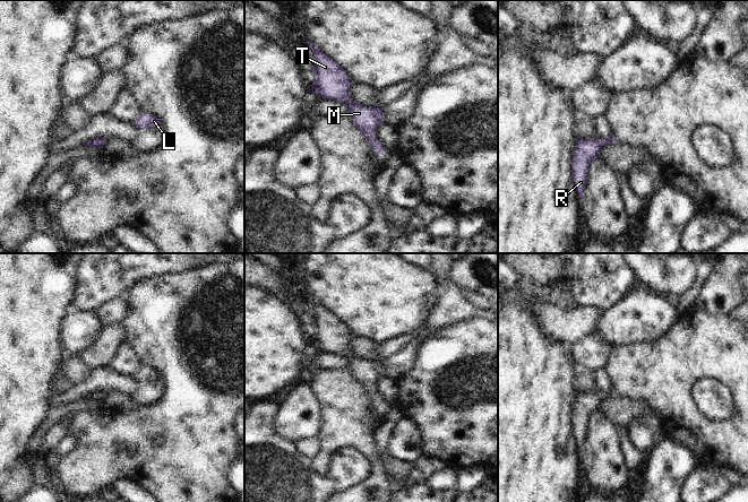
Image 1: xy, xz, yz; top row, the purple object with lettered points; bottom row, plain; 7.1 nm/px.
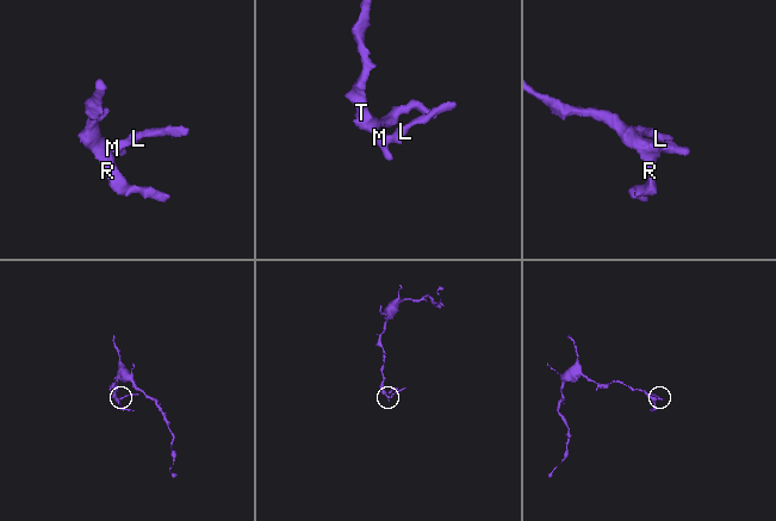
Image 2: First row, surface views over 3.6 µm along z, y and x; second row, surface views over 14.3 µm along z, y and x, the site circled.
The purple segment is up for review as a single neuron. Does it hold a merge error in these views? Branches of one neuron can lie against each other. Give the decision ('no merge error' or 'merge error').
no merge error

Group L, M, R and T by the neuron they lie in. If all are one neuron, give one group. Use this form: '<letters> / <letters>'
L M R T

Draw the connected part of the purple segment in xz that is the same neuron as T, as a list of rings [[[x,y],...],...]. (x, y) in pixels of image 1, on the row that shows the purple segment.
[[[307,41],[313,51],[315,66],[312,73],[315,76],[311,86],[312,93],[316,93],[323,99],[333,99],[349,105],[346,115],[351,118],[355,128],[363,135],[367,141],[377,154],[384,155],[384,148],[376,137],[376,130],[384,124],[382,109],[376,106],[363,106],[358,102],[351,101],[351,84],[353,80],[346,71],[332,58],[323,53],[311,42]]]

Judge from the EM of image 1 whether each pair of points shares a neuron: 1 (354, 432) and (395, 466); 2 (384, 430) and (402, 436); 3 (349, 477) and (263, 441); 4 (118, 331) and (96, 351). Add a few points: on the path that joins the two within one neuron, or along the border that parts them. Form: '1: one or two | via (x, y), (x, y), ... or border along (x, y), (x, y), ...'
1: two | border along (379, 456), (386, 470)
2: two | border along (403, 416), (393, 431), (387, 452)
3: one | via (327, 483), (304, 483), (284, 462)
4: one | via (112, 336), (102, 346)

